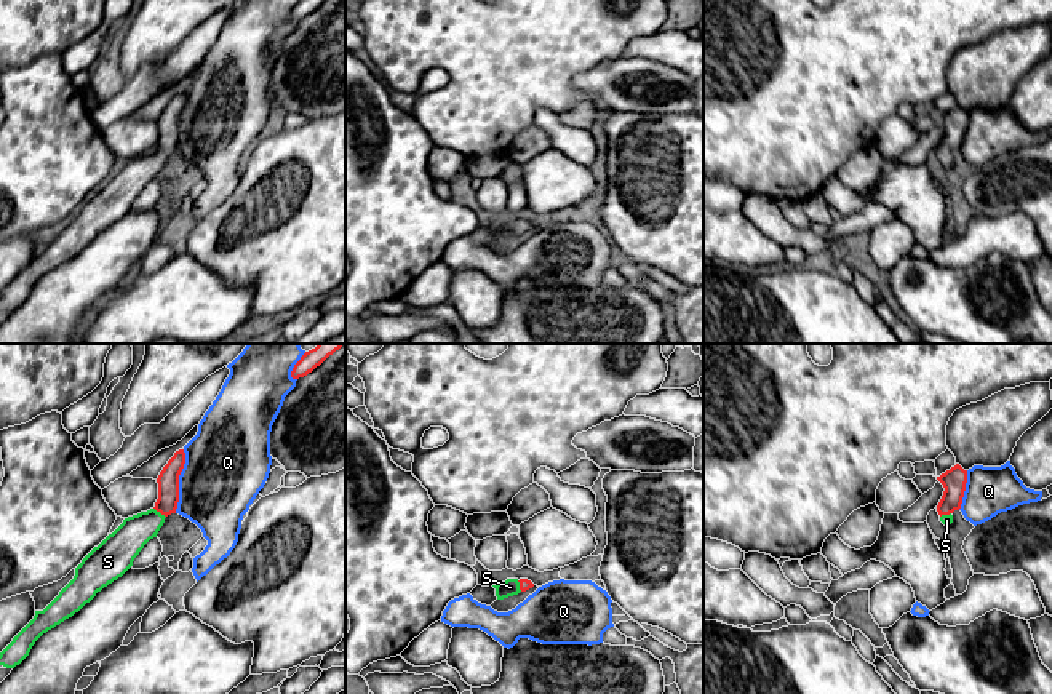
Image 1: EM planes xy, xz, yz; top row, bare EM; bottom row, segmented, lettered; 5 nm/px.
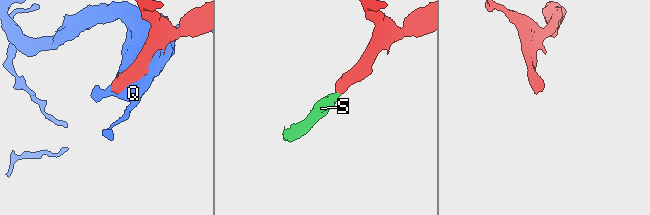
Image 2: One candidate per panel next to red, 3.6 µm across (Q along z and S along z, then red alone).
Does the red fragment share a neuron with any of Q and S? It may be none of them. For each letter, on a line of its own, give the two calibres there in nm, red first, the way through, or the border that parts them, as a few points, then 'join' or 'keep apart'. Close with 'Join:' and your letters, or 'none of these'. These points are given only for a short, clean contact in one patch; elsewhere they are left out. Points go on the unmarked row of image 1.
Q: 110/400 nm | keep apart
S: 110/170 nm | across xy (168, 122), (168, 141), (160, 154), (128, 181) | join
Join: S

